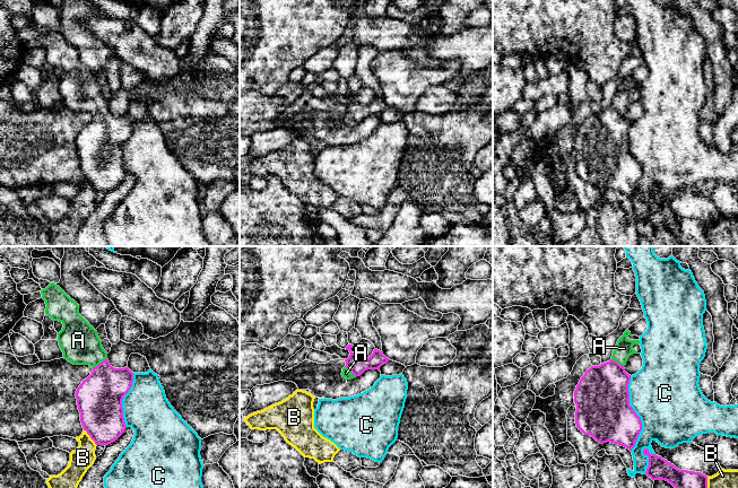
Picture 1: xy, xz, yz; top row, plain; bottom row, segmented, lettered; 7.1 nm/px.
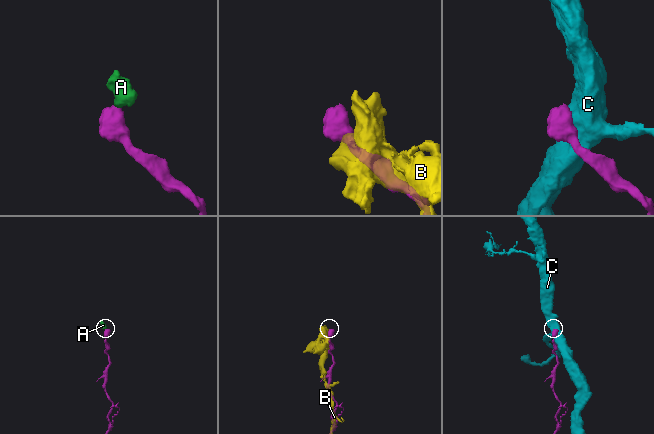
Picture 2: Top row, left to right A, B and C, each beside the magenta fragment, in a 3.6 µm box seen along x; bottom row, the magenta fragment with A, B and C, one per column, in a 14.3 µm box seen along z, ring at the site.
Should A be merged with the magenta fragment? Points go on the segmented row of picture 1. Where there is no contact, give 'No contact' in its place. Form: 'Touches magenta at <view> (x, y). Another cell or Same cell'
Touches magenta at xy (101, 363). Same cell

